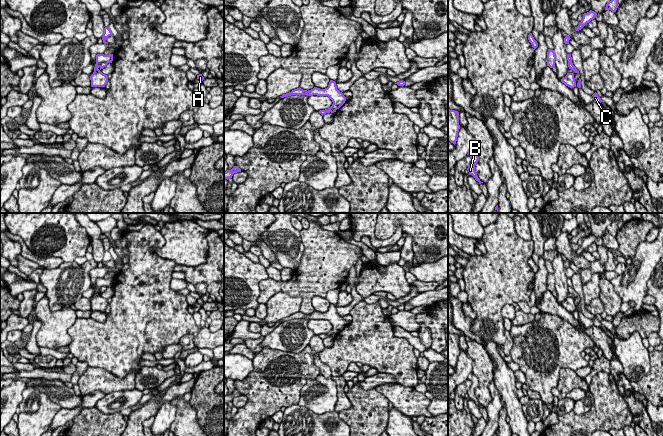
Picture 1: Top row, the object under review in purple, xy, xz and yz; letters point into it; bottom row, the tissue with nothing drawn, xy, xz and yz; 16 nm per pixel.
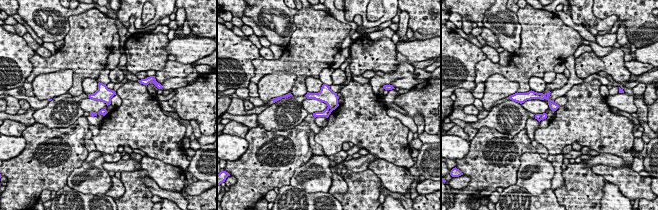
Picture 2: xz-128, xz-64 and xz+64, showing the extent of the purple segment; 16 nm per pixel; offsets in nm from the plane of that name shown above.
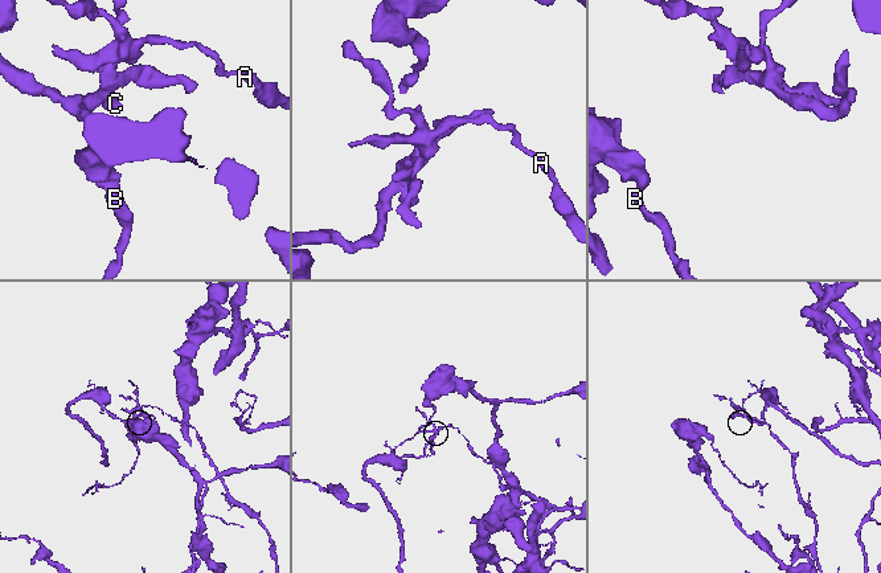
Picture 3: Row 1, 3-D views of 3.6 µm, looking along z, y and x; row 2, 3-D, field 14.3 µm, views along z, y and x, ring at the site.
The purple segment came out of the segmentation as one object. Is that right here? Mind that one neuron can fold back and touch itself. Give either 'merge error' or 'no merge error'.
merge error

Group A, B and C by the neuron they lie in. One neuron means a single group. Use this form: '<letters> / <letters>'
A C / B

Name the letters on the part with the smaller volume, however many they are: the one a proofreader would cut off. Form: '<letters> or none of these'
A, C

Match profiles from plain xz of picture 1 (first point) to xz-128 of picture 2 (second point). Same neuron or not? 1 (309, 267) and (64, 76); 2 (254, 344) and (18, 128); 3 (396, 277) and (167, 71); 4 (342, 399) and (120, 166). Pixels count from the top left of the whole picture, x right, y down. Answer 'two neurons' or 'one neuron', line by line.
1: two neurons
2: two neurons
3: two neurons
4: two neurons

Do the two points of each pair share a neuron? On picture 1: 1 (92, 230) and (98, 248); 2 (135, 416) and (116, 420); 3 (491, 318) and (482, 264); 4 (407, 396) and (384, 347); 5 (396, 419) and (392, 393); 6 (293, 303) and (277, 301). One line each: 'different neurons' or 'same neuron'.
1: same neuron
2: different neurons
3: same neuron
4: different neurons
5: different neurons
6: same neuron

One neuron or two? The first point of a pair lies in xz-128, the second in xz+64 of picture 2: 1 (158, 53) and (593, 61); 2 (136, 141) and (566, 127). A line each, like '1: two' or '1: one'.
1: one
2: one

